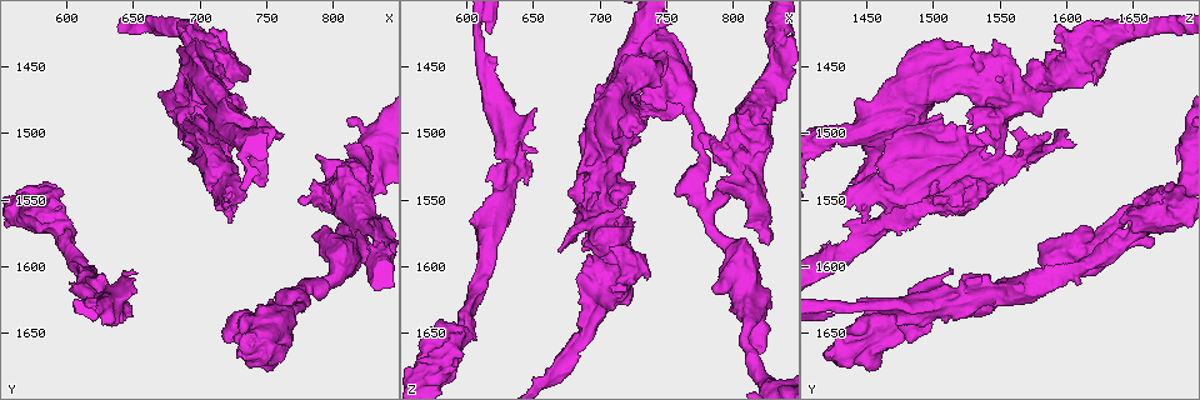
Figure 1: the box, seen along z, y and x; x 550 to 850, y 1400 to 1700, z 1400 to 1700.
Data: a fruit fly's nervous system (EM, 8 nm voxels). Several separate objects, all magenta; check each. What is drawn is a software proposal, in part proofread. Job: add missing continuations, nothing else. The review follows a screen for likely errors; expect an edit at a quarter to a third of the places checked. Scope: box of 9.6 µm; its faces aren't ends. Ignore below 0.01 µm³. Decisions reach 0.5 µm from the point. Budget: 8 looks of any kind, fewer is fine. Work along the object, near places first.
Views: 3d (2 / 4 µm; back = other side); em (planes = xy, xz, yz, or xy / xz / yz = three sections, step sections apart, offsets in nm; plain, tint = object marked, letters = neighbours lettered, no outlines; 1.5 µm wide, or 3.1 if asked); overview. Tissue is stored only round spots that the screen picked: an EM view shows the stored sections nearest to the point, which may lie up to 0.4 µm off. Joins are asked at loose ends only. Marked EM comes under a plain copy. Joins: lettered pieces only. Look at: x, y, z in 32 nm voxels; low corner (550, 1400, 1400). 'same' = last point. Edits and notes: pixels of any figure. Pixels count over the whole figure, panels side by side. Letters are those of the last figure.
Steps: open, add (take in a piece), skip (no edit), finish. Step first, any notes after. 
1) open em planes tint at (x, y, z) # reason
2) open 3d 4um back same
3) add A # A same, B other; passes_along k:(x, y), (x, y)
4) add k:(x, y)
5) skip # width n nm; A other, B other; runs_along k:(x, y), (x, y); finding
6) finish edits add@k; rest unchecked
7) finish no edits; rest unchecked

open 3d 2um at (618, 1634, 1424) # free end

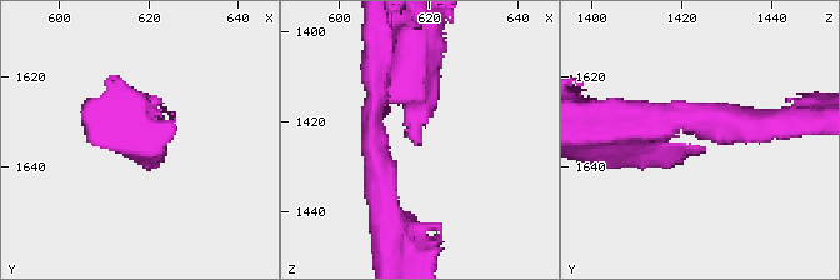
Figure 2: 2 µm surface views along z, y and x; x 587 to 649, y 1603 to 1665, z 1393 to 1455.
open em planes letters at (616, 1636, 1425) # arm_widths 200, 220 nm; shape alone is not enough

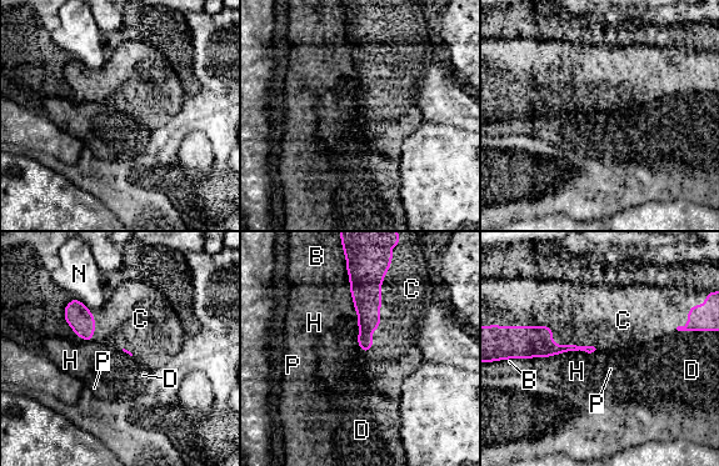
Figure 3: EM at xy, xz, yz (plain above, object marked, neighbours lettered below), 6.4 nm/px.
add C # B other, C same, D other, H other, N other, P other; it goes on there

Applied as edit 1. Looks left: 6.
open overview

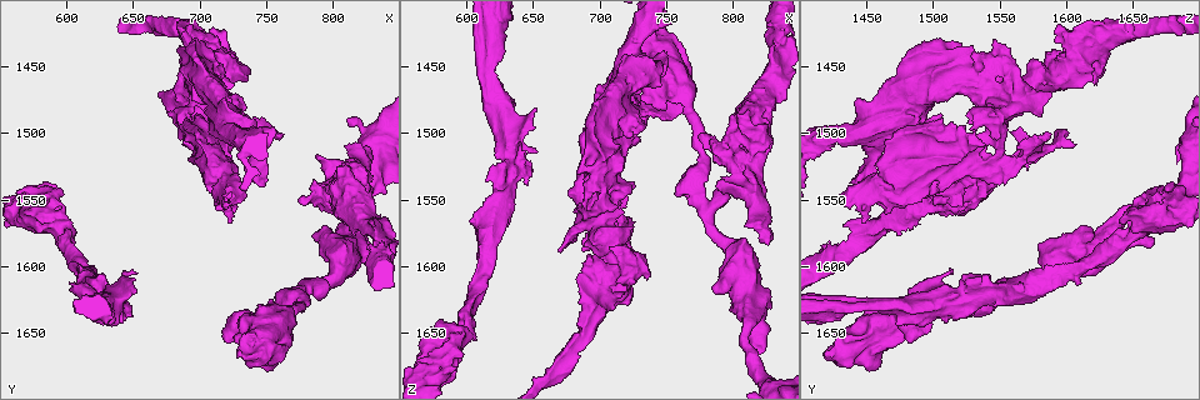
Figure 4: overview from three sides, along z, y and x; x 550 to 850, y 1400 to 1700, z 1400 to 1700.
open 3d 4um at (686, 1500, 1586) # thin end

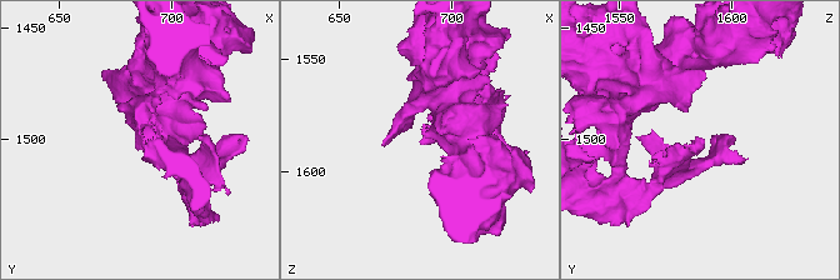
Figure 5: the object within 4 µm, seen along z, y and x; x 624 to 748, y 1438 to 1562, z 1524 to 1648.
open em planes letters at (686, 1501, 1587) # shape alone is not enough

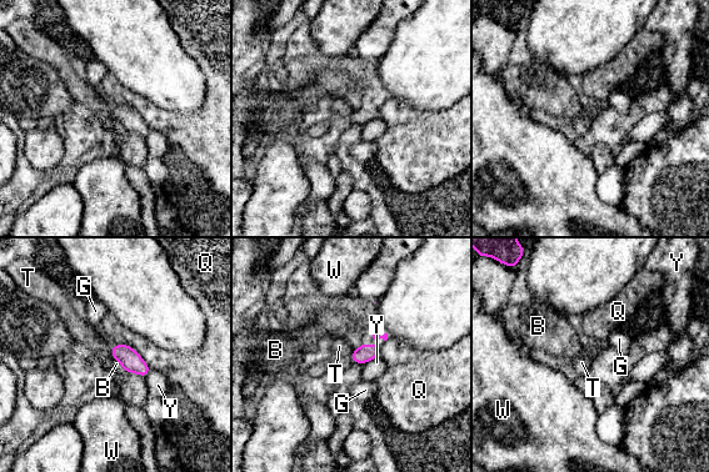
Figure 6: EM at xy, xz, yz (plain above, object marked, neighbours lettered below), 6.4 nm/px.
skip # B other, G other, Q other, T other, W other, Y other; border 6:(110, 347), (110, 355), (114, 358); none of them fits

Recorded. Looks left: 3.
open 3d 2um at (652, 1612, 1492) # branch stops here

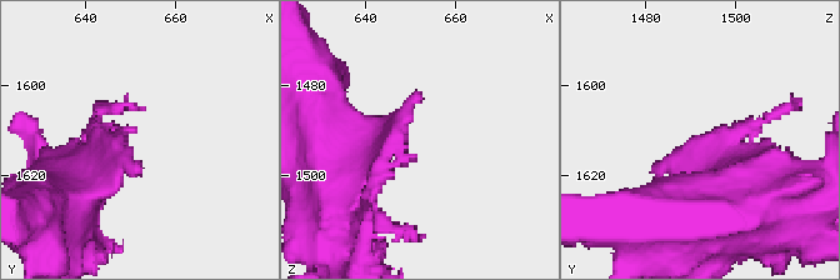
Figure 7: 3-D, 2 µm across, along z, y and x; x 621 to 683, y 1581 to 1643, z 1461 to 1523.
open em xz step 8 letters at (650, 1612, 1490) # now the EM

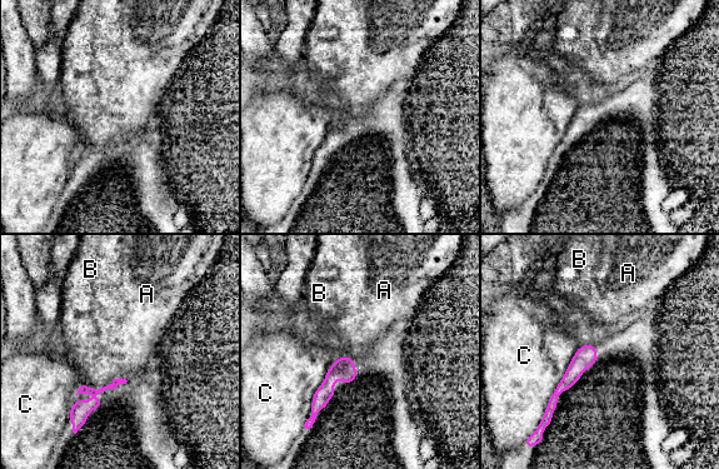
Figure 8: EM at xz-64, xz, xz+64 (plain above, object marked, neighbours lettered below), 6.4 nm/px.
skip # longest_contact C 500 nm; A other, B other, C other; border 8:(351, 357), (340, 357), (338, 359); none of them fits

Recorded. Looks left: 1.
finish edits add@3; rest unchecked

